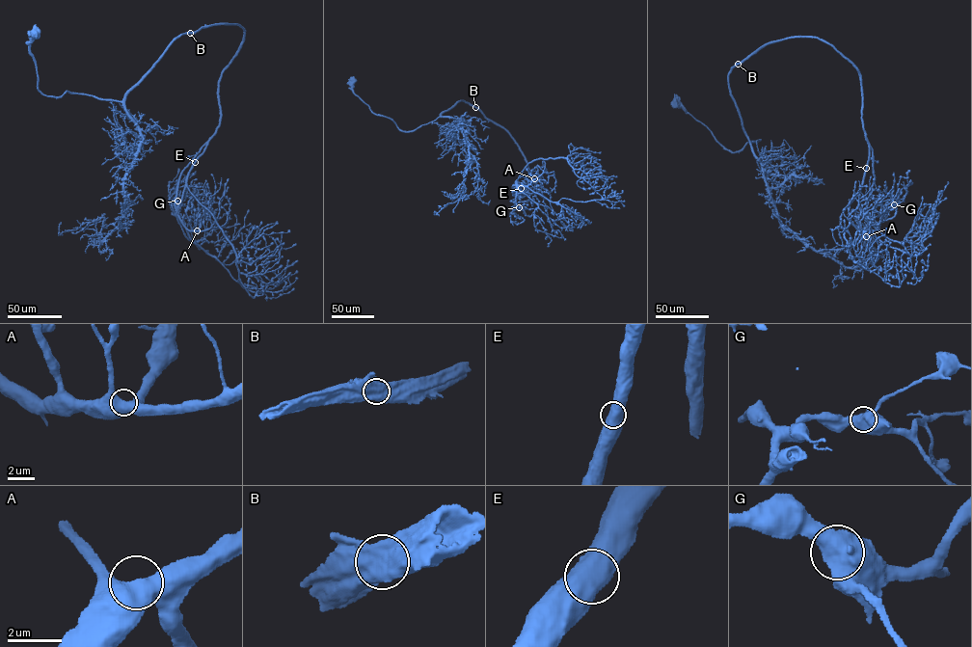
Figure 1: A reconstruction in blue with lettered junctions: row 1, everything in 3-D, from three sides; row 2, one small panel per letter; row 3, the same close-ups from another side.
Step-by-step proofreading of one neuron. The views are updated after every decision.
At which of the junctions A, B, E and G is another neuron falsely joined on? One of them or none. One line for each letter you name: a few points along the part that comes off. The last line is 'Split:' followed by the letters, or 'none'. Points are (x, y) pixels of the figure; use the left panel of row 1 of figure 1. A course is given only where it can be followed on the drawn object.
Split: none

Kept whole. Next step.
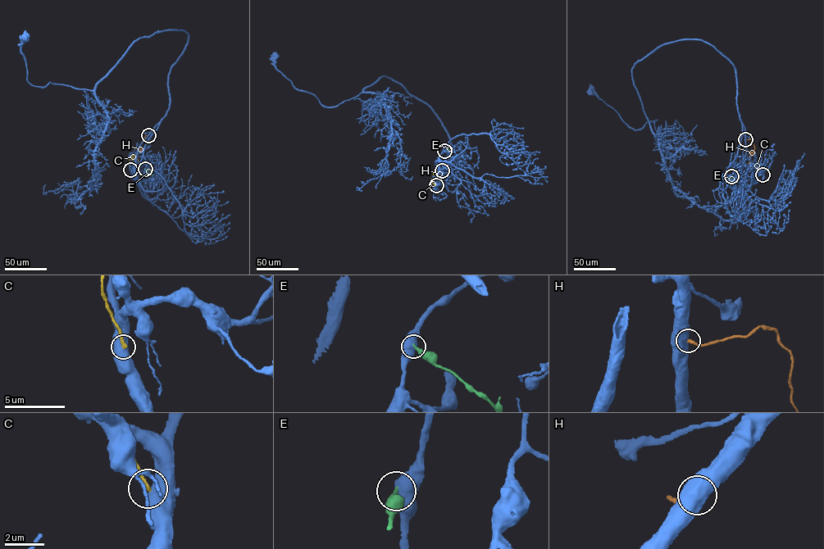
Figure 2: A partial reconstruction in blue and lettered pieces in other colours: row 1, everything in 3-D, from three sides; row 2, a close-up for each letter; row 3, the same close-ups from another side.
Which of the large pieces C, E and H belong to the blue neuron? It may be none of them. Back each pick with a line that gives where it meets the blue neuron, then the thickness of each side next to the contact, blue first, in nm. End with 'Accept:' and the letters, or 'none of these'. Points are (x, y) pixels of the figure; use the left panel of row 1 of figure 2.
Accept: none of these

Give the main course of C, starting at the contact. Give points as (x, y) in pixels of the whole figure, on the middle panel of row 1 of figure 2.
C: (436, 185), (431, 179), (434, 172), (434, 178)

